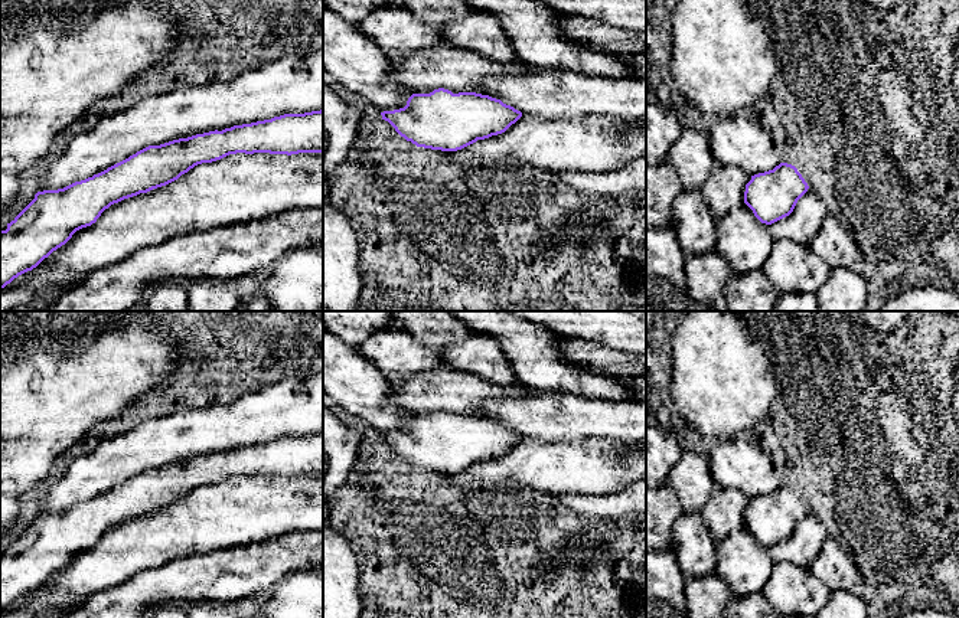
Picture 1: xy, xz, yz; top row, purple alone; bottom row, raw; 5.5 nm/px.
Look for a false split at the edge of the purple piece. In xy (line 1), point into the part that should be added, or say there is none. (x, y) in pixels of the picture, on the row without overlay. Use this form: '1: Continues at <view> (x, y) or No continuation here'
1: No continuation here

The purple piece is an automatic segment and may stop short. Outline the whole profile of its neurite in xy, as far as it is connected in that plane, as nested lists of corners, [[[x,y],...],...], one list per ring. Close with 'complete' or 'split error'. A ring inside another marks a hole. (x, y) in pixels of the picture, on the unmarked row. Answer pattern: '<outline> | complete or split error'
[[[323,432],[304,436],[284,436],[271,442],[234,448],[222,454],[215,452],[187,461],[173,462],[160,468],[149,468],[92,500],[75,504],[63,511],[37,514],[35,521],[10,546],[7,546],[7,552],[0,552],[0,612],[19,598],[36,591],[53,573],[65,568],[76,553],[95,546],[101,536],[111,527],[166,509],[198,487],[212,485],[237,475],[270,475],[287,478],[299,475],[323,475]]] | complete

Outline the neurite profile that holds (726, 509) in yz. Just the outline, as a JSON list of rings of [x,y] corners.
[[[715,488],[708,504],[701,511],[715,545],[720,545],[731,530],[744,526],[748,497],[737,488]]]

